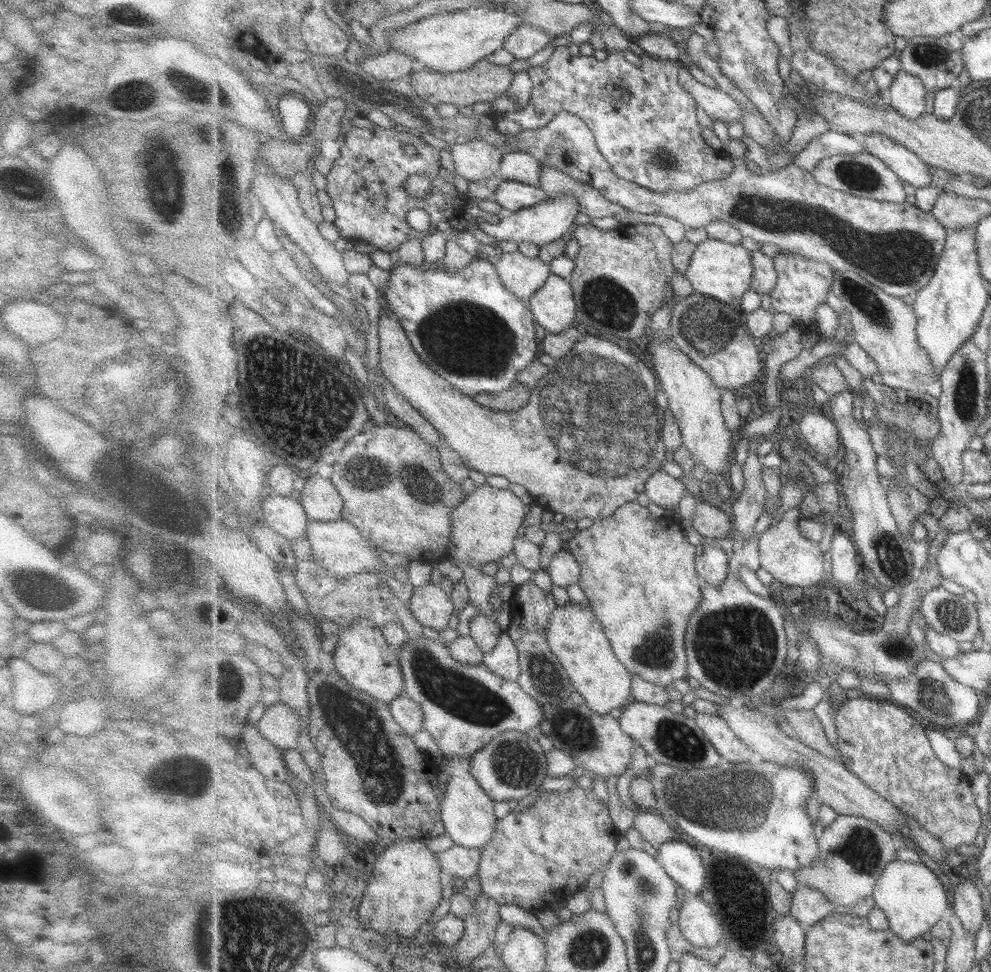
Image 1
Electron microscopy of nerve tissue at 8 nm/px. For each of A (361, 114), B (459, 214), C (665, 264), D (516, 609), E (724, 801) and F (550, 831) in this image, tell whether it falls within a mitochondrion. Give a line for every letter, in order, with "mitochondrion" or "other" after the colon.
A: other
B: other
C: other
D: other
E: mitochondrion
F: other

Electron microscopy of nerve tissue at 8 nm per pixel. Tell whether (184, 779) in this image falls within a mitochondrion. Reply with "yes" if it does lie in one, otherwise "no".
yes

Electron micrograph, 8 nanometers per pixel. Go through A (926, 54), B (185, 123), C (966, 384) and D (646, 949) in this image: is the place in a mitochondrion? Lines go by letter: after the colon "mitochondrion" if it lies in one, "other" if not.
A: mitochondrion
B: other
C: mitochondrion
D: mitochondrion

